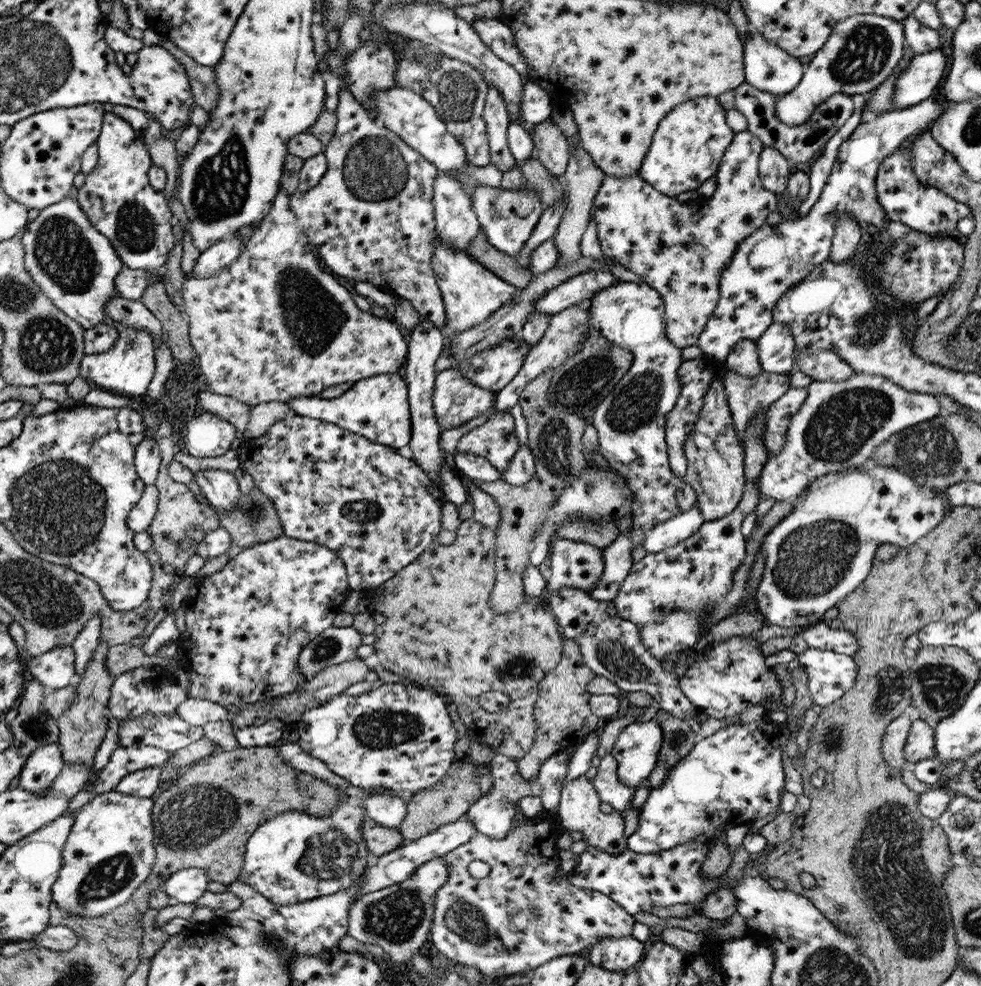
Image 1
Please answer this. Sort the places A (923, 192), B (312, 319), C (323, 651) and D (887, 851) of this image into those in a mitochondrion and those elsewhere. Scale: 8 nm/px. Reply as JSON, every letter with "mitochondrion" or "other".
{"A":"other","B":"mitochondrion","C":"mitochondrion","D":"mitochondrion"}

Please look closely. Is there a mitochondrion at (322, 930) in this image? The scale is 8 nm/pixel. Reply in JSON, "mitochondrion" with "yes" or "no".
{"mitochondrion":"no"}

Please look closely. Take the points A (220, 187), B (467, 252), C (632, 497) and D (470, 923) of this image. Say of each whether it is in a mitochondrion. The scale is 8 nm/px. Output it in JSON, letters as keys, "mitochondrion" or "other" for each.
{"A":"mitochondrion","B":"other","C":"other","D":"mitochondrion"}

